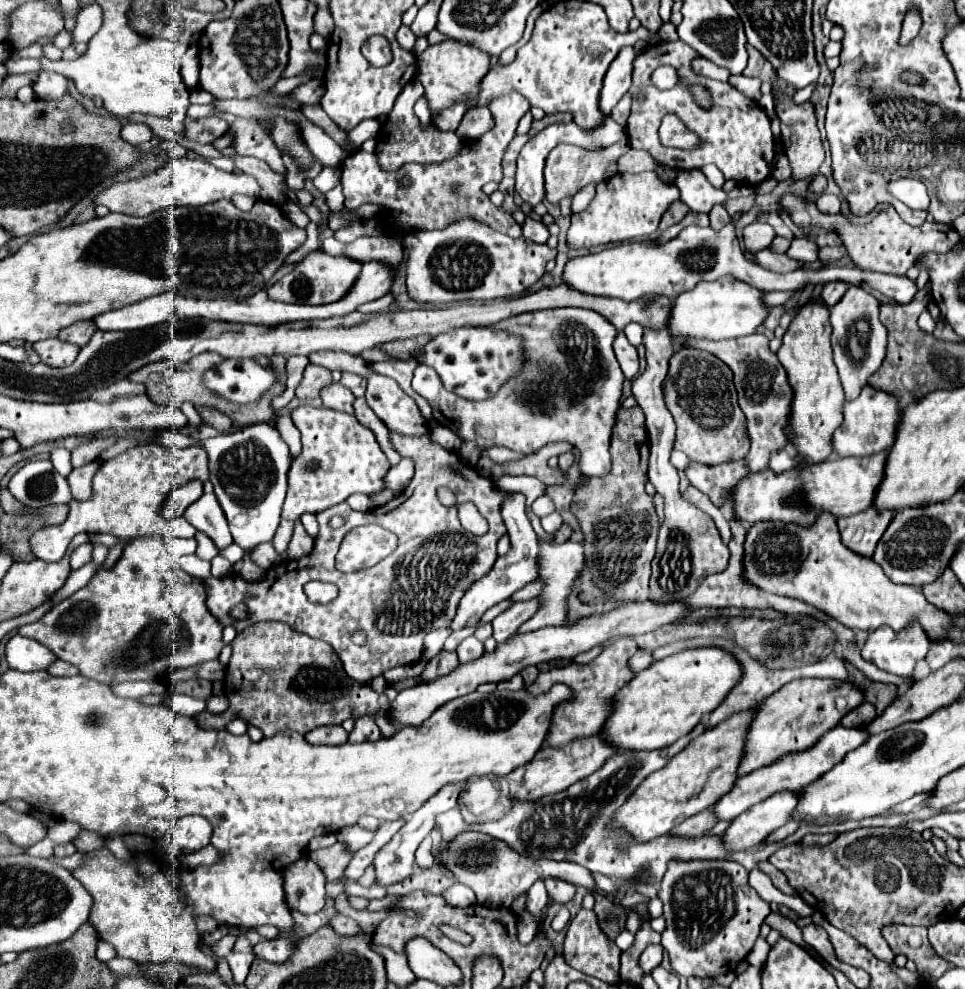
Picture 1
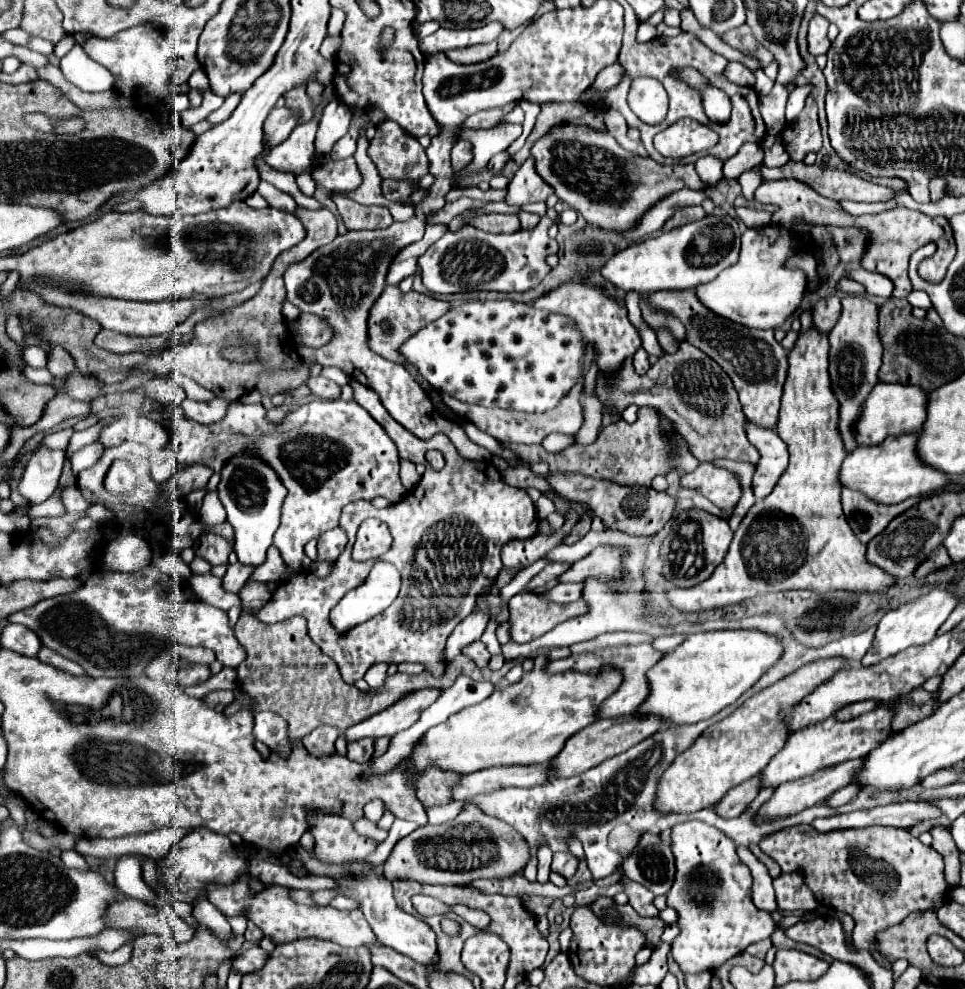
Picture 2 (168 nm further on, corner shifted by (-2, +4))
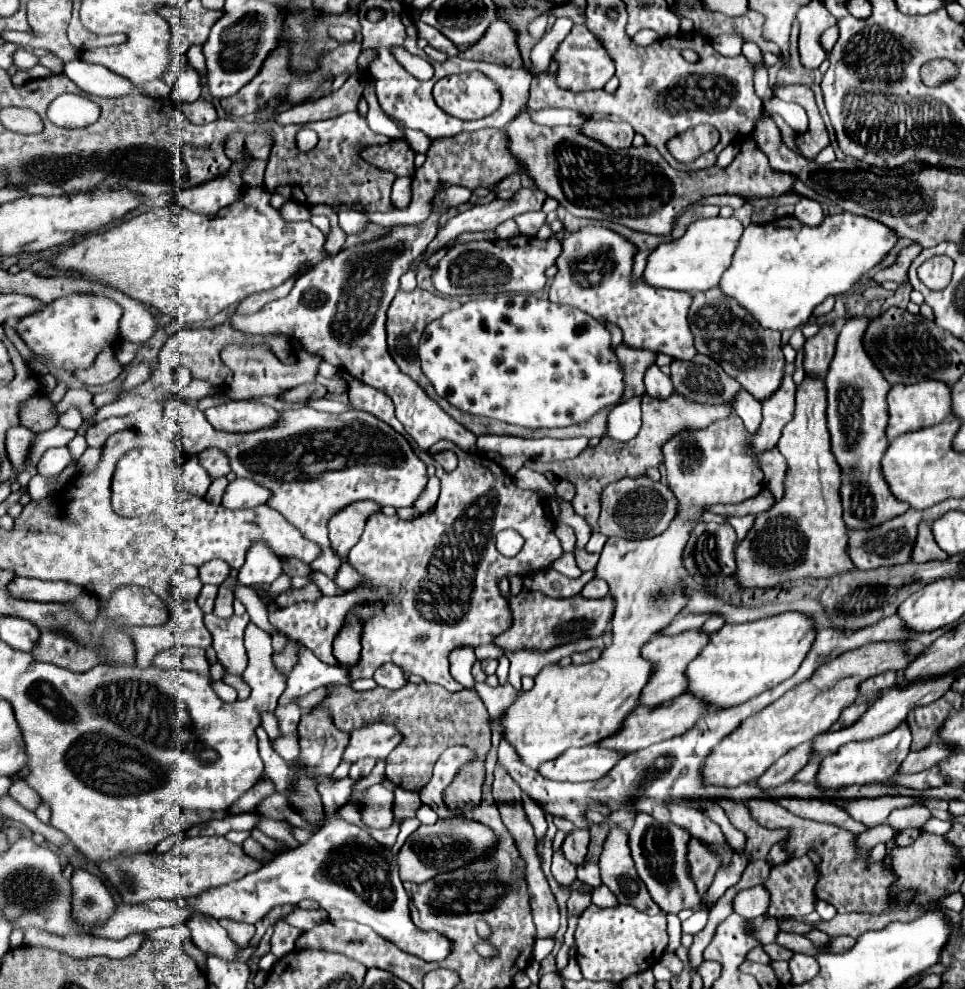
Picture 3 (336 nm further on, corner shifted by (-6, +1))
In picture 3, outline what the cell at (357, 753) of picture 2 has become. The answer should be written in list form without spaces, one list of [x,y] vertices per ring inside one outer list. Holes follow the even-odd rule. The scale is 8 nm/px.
[[[361,758],[357,764],[353,762],[351,764],[351,772],[349,772],[349,776],[355,780],[355,778],[365,778],[365,776],[369,776],[369,772],[373,770],[373,766],[375,766],[375,760],[373,758]]]

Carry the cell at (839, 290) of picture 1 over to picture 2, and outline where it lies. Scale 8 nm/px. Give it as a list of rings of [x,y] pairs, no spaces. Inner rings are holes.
[[[837,297],[821,299],[821,301],[813,307],[813,311],[811,311],[815,329],[817,329],[819,333],[827,335],[827,333],[835,327],[835,323],[837,323],[837,319],[839,319],[839,313],[841,313],[841,301],[839,301]]]

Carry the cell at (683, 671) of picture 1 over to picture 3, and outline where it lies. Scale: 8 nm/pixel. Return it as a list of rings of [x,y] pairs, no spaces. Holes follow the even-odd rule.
[[[785,612],[749,624],[725,624],[711,634],[701,654],[685,668],[687,692],[701,698],[701,702],[713,710],[739,706],[791,678],[803,662],[813,638],[815,630],[811,618],[797,612]]]

